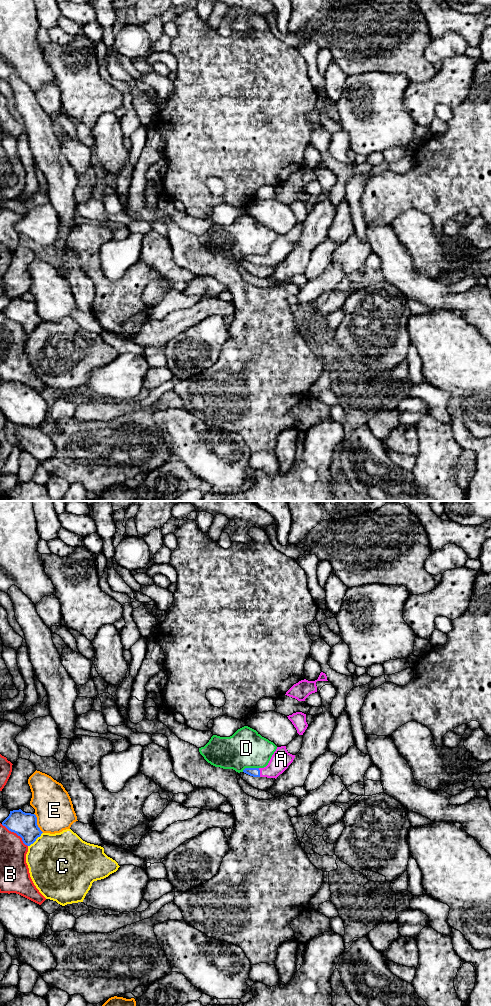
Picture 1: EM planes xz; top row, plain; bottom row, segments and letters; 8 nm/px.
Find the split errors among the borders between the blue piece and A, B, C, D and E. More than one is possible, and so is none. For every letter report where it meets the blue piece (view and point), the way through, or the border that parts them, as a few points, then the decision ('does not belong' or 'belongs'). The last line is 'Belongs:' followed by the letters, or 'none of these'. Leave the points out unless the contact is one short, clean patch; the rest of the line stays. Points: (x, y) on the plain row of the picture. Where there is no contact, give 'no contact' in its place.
A: contact xz (259, 260); way xz (255, 260), (259, 260), (269, 259), (281, 247); belongs
B: contact xz (15, 320); does not belong
C: contact xz (35, 328); does not belong
D: contact xz (250, 256); border xz (258, 255), (246, 255), (242, 259); does not belong
E: contact xz (36, 311); does not belong
Belongs: A

